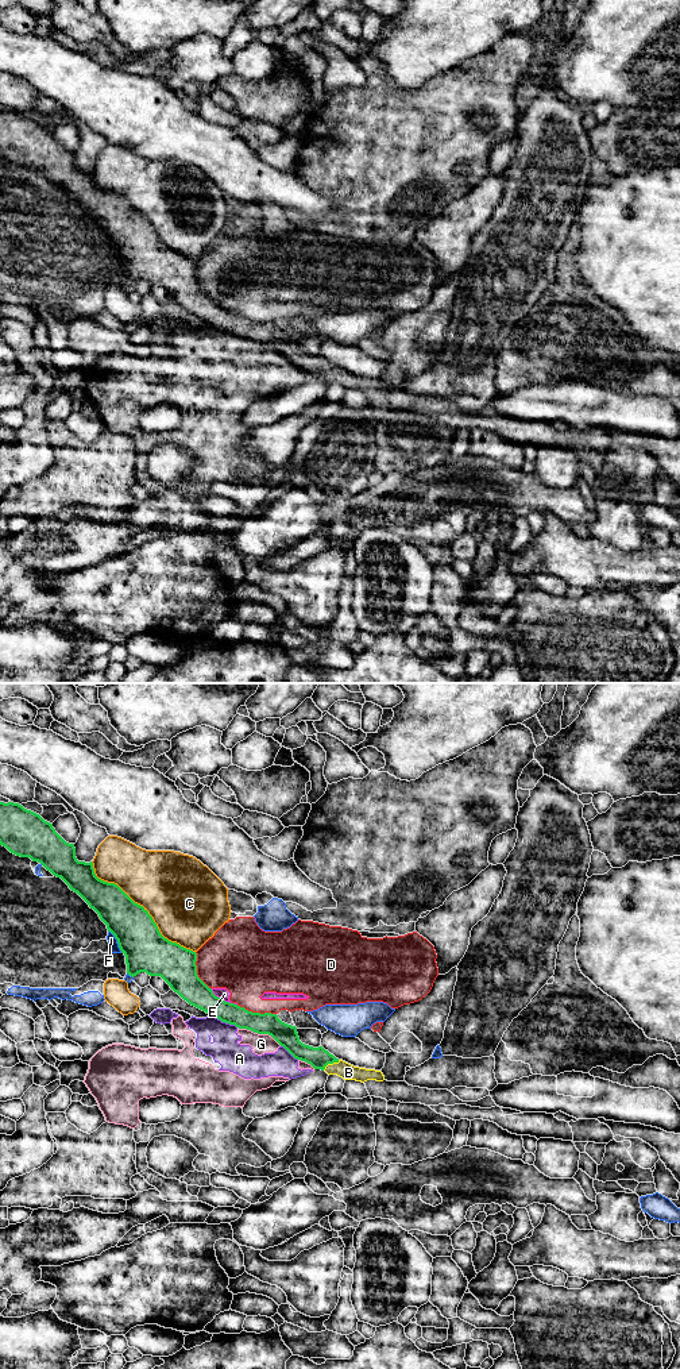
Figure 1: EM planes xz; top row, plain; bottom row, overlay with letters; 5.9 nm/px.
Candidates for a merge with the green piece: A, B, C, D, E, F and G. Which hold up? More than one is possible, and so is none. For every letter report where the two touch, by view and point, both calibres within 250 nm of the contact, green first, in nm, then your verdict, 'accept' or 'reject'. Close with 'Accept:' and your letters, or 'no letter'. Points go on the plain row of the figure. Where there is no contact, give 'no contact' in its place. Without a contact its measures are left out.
A: contact xz (223, 330); calibres 160 and 180 nm; reject
B: contact xz (331, 371); calibres 120 and 100 nm; accept
C: contact xz (143, 216); calibres 260 and 460 nm; reject
D: contact xz (257, 321); calibres 140 and 320 nm; reject
E: contact xz (219, 307); calibres 180 and 70 nm; reject
F: contact xz (118, 250); calibres 260 and 50 nm; reject
G: contact xz (259, 342); calibres 140 and 120 nm; reject
Accept: B

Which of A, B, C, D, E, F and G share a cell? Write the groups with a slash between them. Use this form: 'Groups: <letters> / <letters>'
Groups: A G / B / C / D E / F

